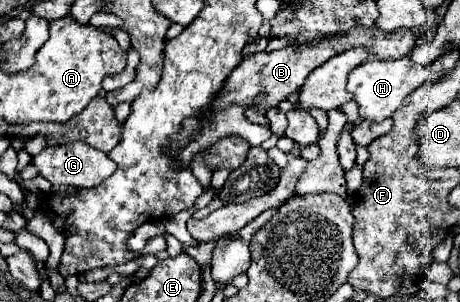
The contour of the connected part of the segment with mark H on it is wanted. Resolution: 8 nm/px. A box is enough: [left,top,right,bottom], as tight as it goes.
[346,56,442,122]

